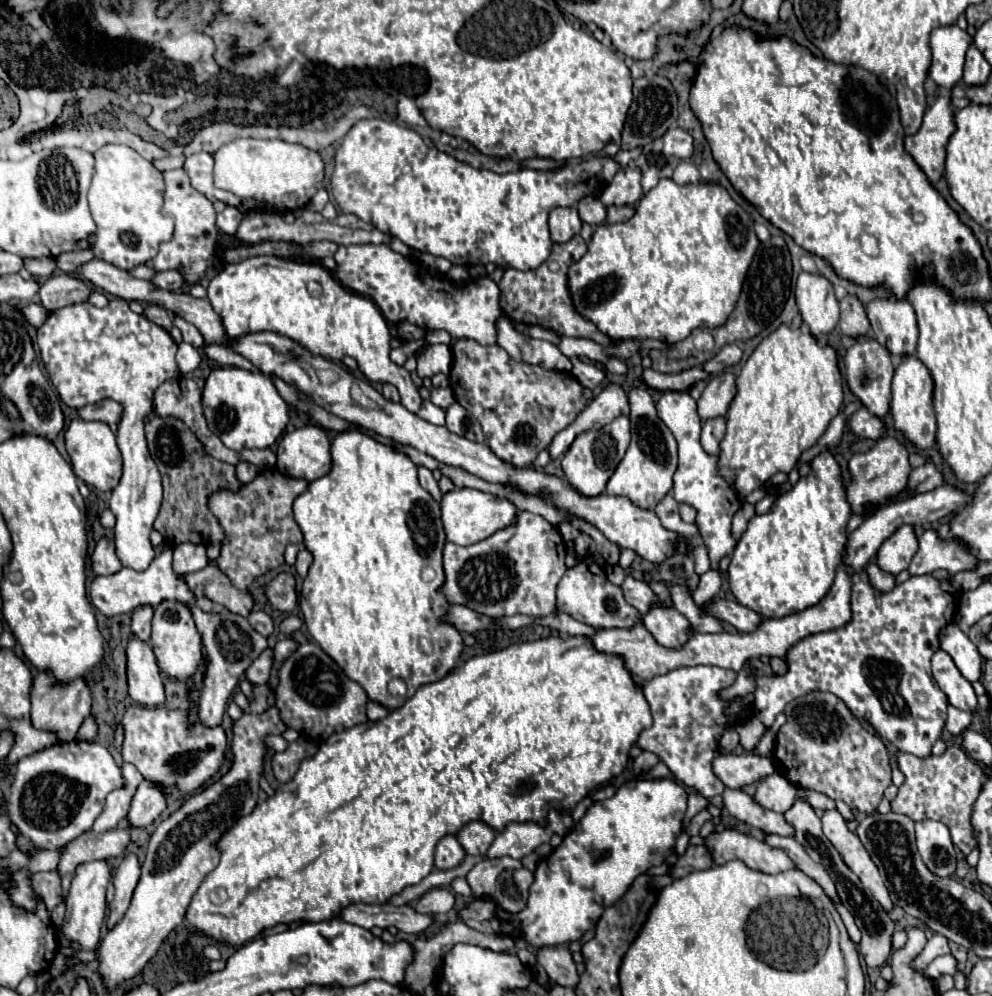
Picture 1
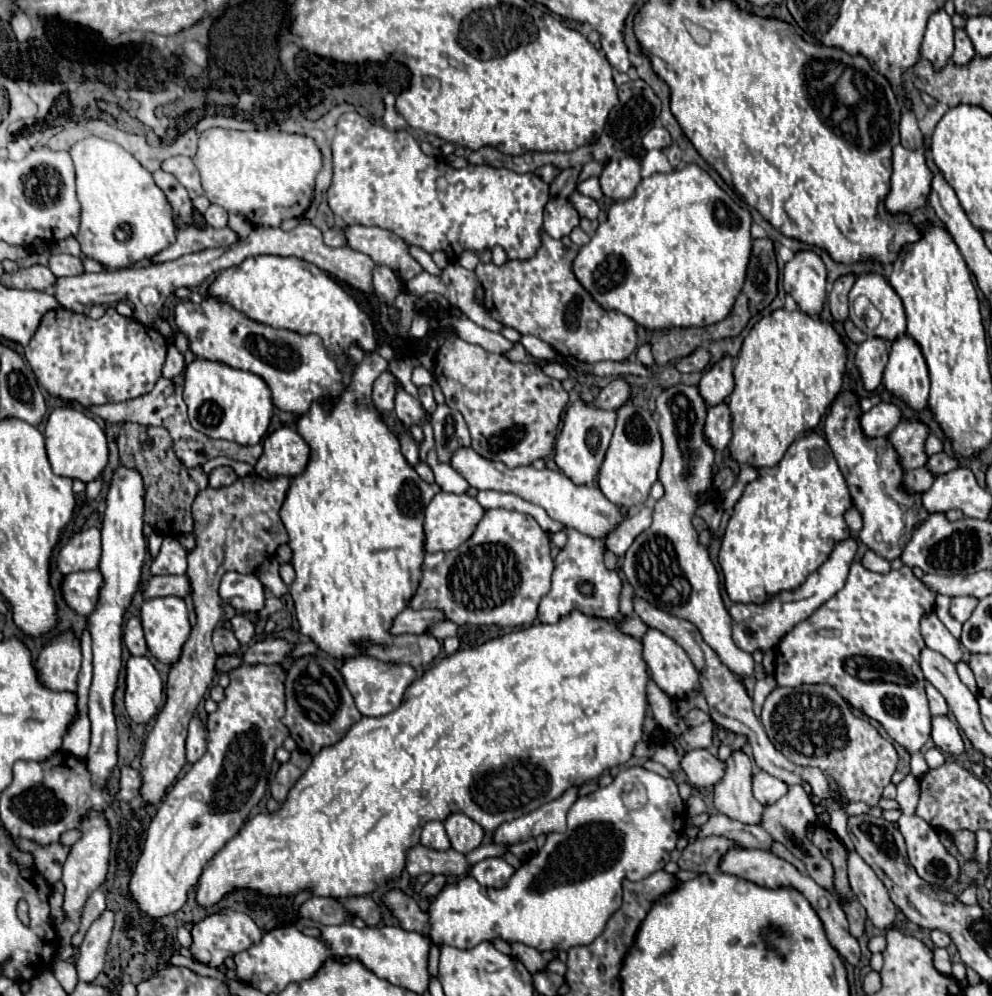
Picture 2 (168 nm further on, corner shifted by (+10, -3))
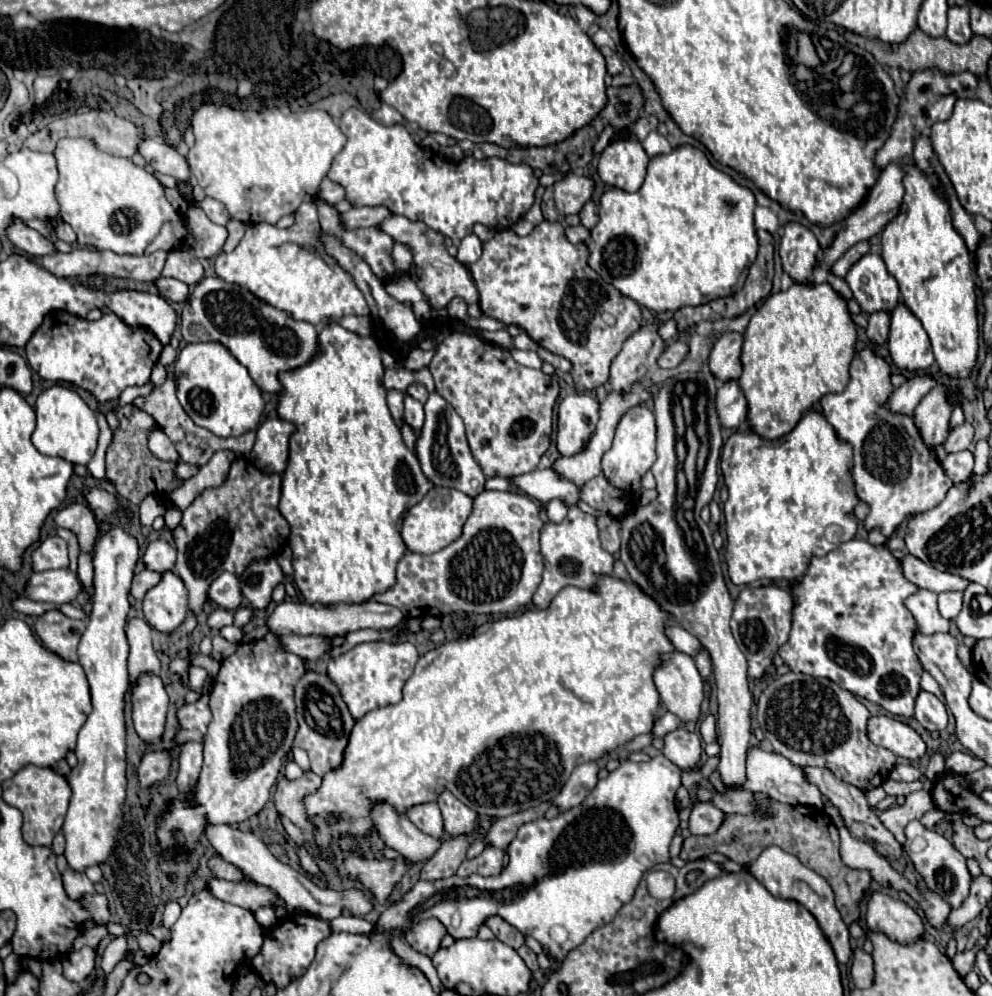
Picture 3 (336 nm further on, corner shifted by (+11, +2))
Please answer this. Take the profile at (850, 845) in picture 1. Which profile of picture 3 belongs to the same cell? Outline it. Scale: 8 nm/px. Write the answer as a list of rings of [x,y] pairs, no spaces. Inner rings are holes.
[[[871,892],[867,900],[867,926],[873,932],[885,932],[891,940],[897,940],[901,944],[909,944],[909,940],[917,940],[923,934],[923,920],[919,914],[907,906],[903,900],[895,900],[883,892]]]

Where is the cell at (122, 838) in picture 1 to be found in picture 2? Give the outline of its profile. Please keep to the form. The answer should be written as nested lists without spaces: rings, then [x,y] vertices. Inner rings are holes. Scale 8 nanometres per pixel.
[[[16,837],[14,843],[18,849],[34,855],[34,865],[36,865],[38,873],[42,873],[50,885],[54,885],[62,877],[62,865],[70,851],[68,847],[64,847],[60,843],[42,847],[42,845],[36,845],[36,843],[32,843],[28,839],[20,839],[20,837]]]

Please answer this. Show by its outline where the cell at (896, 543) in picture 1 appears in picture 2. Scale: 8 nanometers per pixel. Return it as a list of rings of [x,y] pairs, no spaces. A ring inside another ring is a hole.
[[[842,391],[832,401],[830,413],[824,421],[824,433],[844,473],[854,507],[864,517],[864,527],[860,531],[862,543],[892,561],[900,557],[904,545],[910,541],[916,523],[924,521],[930,513],[922,509],[922,493],[910,493],[904,489],[904,467],[900,465],[898,453],[894,453],[890,441],[886,437],[866,437],[860,427],[860,415],[862,409],[858,395],[852,391]]]

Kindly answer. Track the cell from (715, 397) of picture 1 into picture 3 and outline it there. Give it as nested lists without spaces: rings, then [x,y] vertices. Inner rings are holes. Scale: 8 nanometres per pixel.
[[[727,332],[717,338],[709,354],[709,370],[719,382],[731,382],[741,376],[741,354],[743,336],[737,332]]]

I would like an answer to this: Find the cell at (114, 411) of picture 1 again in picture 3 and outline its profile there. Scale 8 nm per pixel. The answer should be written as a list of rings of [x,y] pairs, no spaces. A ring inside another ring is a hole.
[[[167,378],[161,386],[157,386],[149,396],[139,396],[133,400],[133,406],[139,408],[139,410],[145,410],[147,414],[151,414],[155,418],[155,422],[159,424],[159,428],[169,436],[169,440],[173,442],[175,450],[179,452],[179,458],[181,462],[187,462],[187,464],[193,464],[193,466],[203,466],[211,460],[211,456],[217,452],[217,450],[231,450],[235,452],[237,456],[249,456],[249,452],[253,450],[255,446],[255,432],[247,432],[243,436],[237,436],[237,438],[219,438],[215,436],[211,430],[207,428],[201,428],[197,426],[187,414],[185,410],[181,408],[177,396],[175,396],[175,390],[177,390],[177,384],[173,378]]]

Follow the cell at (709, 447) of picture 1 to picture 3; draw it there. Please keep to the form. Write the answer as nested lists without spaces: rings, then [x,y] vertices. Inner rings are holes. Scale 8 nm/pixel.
[[[725,382],[717,390],[717,414],[723,428],[739,428],[739,424],[747,418],[745,396],[737,382]]]

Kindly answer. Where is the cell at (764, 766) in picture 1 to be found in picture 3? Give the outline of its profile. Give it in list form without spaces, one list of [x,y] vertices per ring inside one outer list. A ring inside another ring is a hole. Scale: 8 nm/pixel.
[[[677,728],[675,732],[669,732],[665,736],[663,754],[681,770],[691,770],[699,764],[703,746],[695,732],[685,732],[683,728]]]

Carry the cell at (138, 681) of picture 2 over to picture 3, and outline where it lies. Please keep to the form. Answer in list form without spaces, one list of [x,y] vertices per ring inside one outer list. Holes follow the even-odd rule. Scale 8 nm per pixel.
[[[141,674],[135,686],[131,686],[131,706],[135,730],[141,740],[159,742],[169,706],[161,678],[155,674]]]

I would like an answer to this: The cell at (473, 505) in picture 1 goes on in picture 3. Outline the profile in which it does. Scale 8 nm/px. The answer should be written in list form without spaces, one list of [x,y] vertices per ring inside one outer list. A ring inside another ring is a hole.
[[[431,488],[427,496],[419,504],[415,504],[409,510],[407,518],[403,520],[401,536],[405,540],[405,546],[411,552],[421,552],[421,554],[433,554],[449,546],[461,536],[461,528],[469,518],[471,510],[473,510],[473,498],[467,496],[465,492],[453,488]]]

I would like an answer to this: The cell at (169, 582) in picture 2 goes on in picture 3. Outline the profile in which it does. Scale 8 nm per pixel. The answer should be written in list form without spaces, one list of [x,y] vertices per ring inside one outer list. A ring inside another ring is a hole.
[[[143,570],[139,574],[135,574],[133,578],[133,586],[131,586],[131,594],[137,600],[143,600],[145,592],[151,590],[153,586],[157,586],[161,582],[161,572],[153,572],[153,570]]]

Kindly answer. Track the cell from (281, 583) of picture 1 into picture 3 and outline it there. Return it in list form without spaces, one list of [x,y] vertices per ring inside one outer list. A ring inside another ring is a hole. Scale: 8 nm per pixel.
[[[223,572],[209,588],[209,600],[227,608],[227,610],[237,610],[243,602],[241,594],[241,584],[239,576],[233,572]]]

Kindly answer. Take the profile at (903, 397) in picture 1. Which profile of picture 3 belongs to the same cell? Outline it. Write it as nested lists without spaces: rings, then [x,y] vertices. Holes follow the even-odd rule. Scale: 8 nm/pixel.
[[[901,302],[891,312],[889,330],[889,354],[899,370],[921,372],[933,364],[933,350],[923,324]]]

